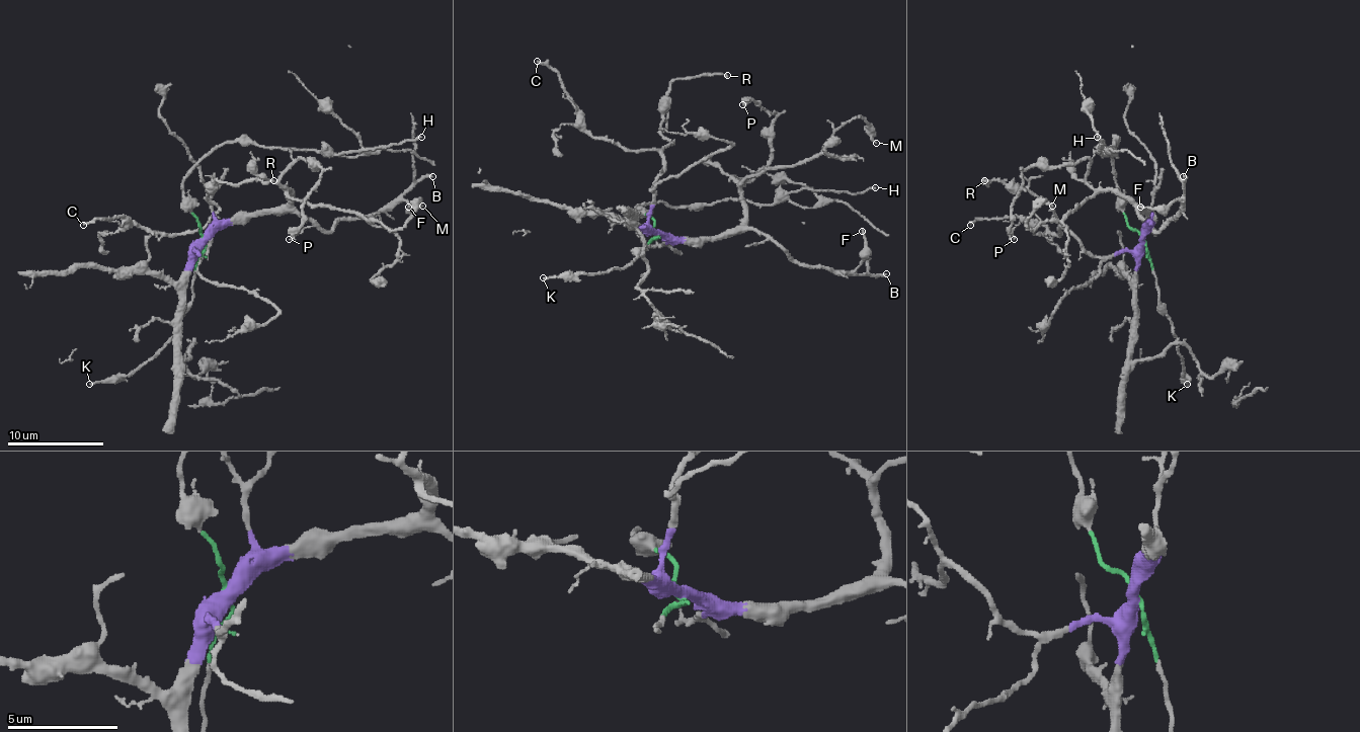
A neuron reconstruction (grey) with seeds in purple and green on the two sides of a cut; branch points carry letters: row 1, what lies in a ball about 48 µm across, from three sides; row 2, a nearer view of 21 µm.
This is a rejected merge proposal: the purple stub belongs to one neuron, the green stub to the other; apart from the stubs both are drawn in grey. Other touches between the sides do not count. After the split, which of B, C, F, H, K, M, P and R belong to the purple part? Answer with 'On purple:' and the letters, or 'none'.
On purple: B, C, F, M, P, R

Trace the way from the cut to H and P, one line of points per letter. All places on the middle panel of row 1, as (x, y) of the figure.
H: (655, 232), (636, 206), (730, 198), (779, 204), (800, 191), (856, 193), (875, 186)
P: (655, 232), (725, 237), (744, 218), (732, 177), (749, 179), (771, 153), (776, 114), (754, 100), (742, 105)

